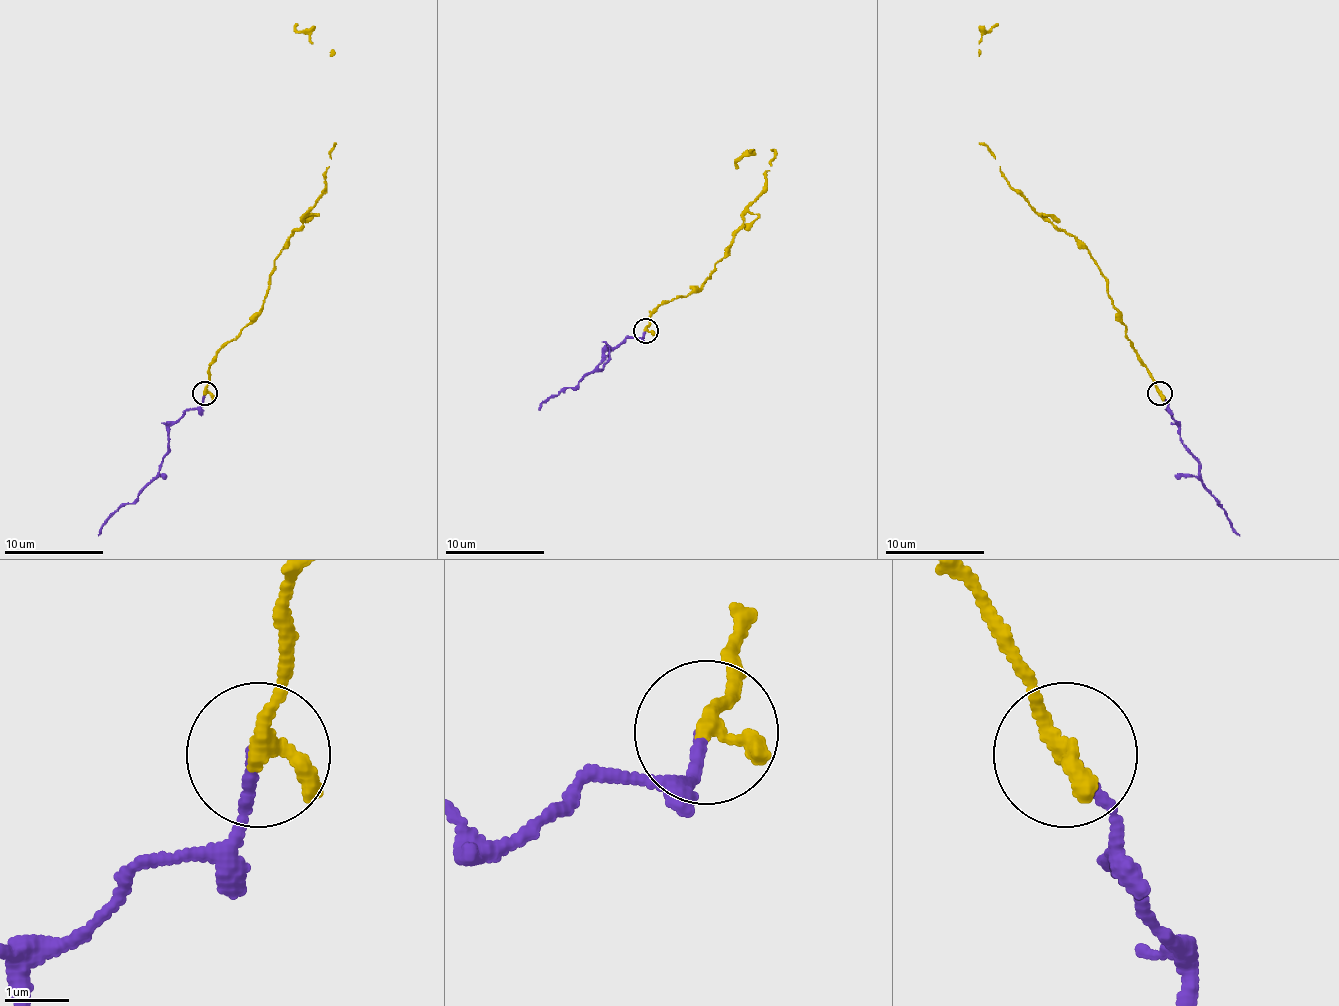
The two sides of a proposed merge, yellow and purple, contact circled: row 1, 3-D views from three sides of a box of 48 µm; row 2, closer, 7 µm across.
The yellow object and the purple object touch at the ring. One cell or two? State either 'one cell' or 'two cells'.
one cell

